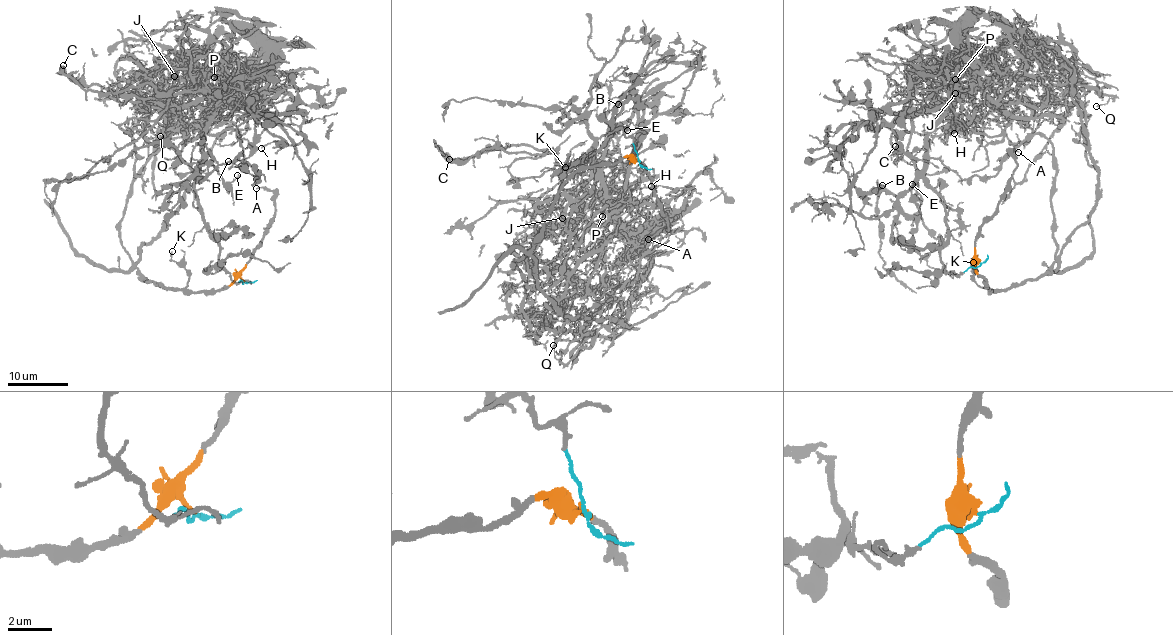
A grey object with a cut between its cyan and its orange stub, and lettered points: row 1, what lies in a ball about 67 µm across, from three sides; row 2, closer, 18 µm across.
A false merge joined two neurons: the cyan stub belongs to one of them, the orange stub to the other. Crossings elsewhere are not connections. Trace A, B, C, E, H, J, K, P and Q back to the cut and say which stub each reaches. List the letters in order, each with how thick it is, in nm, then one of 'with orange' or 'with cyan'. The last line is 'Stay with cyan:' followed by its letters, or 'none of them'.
A: 140 nm | with orange
B: 180 nm | with cyan
C: 240 nm | with cyan
E: 150 nm | with cyan
H: 160 nm | with cyan
J: 140 nm | with cyan
K: 200 nm | with orange
P: 130 nm | with cyan
Q: 160 nm | with cyan
Stay with cyan: B, C, E, H, J, P, Q

